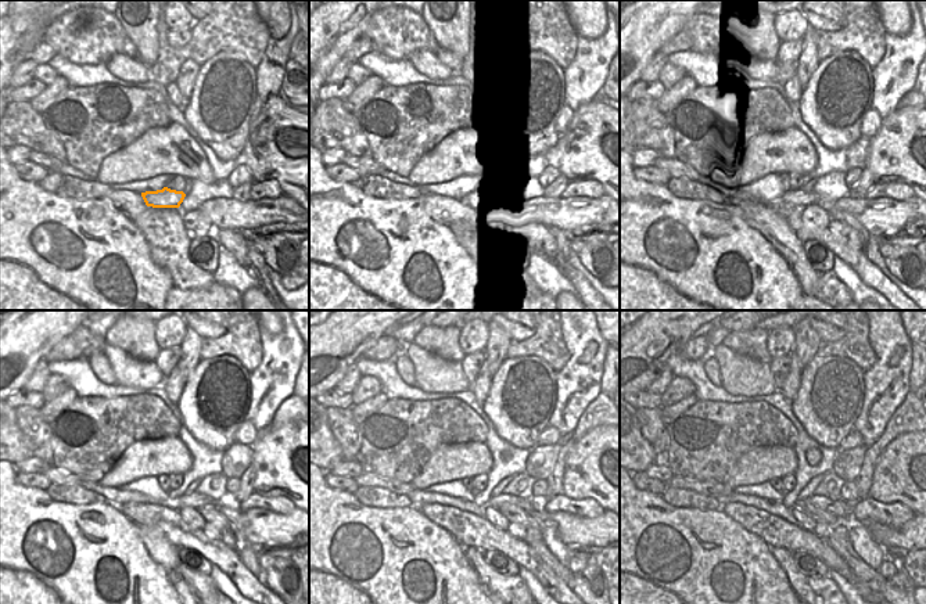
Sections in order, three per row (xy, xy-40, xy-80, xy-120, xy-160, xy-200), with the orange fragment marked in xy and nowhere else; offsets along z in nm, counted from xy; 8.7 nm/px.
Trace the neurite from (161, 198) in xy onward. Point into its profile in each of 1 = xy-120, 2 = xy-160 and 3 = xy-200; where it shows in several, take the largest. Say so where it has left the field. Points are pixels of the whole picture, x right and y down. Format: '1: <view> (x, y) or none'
1: xy-120 (194, 499)
2: xy-160 (509, 499)
3: xy-200 (839, 507)

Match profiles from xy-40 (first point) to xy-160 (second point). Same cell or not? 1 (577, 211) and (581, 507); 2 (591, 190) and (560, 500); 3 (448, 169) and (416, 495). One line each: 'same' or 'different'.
1: different
2: same
3: different

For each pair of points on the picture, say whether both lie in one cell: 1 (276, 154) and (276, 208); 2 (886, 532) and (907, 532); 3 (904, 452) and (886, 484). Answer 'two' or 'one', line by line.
1: two
2: one
3: one

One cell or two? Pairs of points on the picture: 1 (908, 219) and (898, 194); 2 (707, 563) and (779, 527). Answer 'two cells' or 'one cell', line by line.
1: two cells
2: two cells

